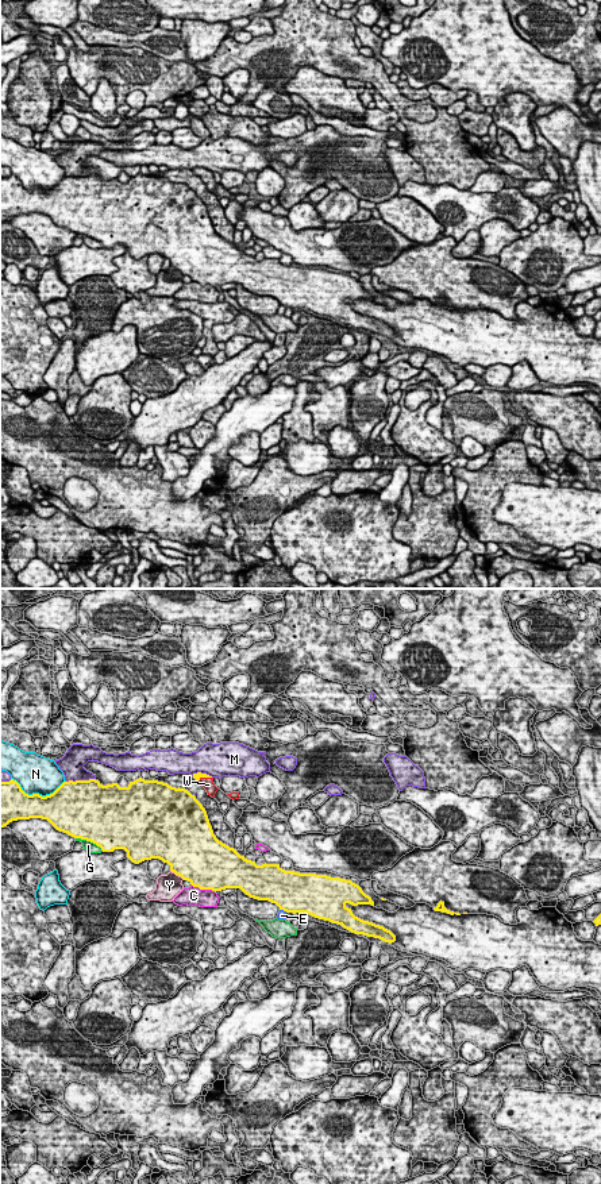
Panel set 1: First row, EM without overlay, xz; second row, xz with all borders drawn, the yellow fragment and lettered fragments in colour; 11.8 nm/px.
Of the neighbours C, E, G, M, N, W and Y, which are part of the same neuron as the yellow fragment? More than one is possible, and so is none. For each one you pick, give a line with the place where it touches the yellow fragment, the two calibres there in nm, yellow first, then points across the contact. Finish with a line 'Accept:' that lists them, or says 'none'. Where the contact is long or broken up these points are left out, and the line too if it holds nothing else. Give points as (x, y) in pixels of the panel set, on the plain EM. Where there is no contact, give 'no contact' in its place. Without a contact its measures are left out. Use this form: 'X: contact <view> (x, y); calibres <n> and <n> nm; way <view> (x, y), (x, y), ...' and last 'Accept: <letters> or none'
W: contact xz (204, 172); calibres 70 and 140 nm; way xz (197, 170), (204, 172), (208, 180)
Accept: W

